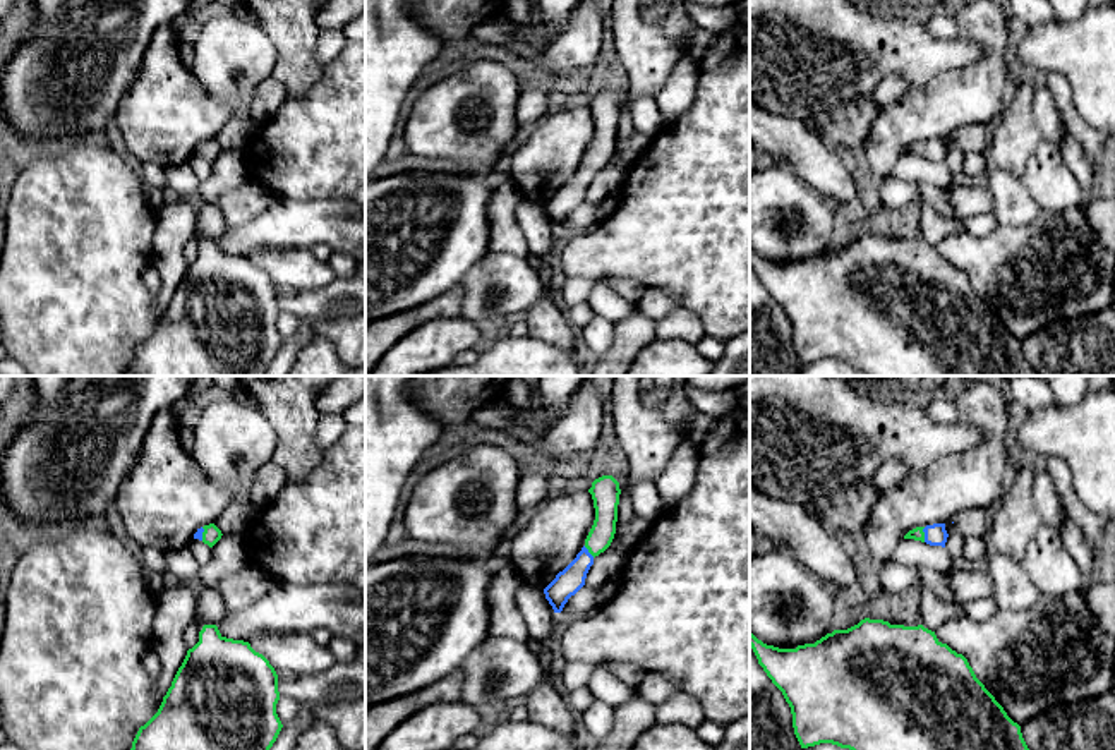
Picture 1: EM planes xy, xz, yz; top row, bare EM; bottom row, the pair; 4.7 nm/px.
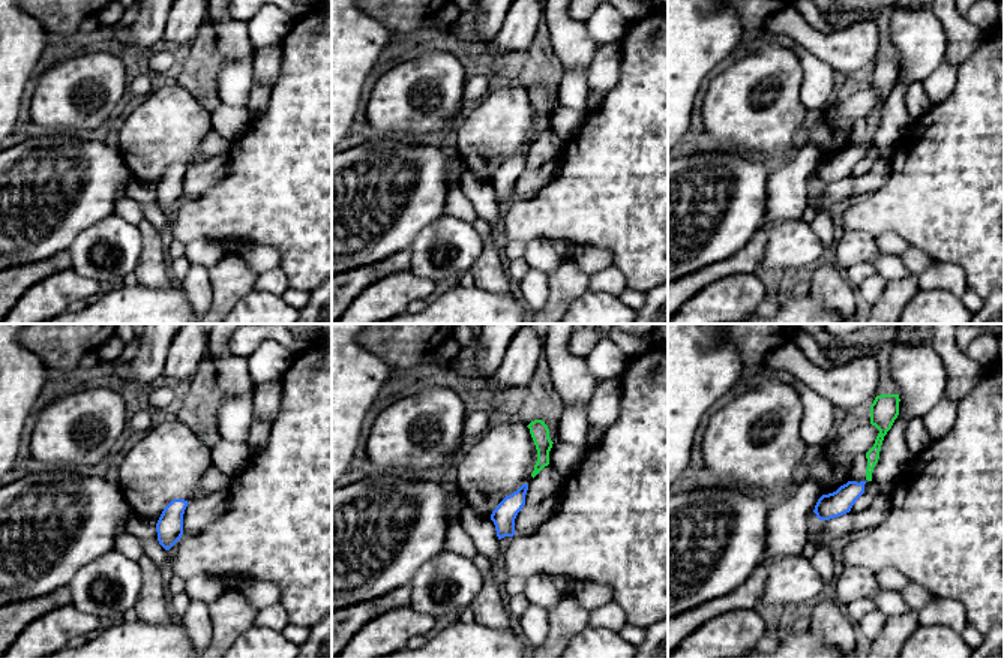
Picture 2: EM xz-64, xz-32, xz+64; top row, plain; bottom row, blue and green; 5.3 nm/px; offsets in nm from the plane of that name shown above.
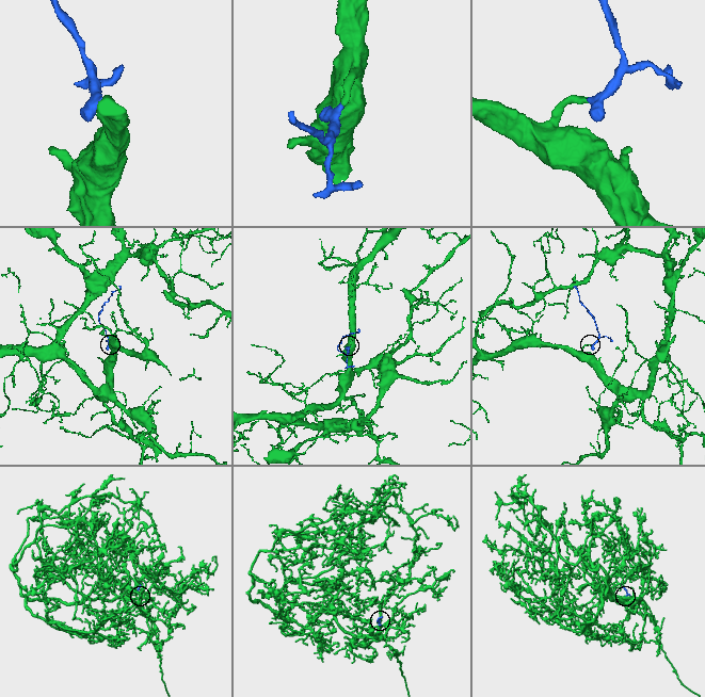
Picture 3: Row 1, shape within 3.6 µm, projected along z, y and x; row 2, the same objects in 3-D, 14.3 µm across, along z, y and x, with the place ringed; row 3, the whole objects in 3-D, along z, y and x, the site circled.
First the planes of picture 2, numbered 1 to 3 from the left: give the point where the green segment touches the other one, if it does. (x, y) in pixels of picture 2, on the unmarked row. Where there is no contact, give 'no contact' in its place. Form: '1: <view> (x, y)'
1: no contact
2: no contact
3: no contact

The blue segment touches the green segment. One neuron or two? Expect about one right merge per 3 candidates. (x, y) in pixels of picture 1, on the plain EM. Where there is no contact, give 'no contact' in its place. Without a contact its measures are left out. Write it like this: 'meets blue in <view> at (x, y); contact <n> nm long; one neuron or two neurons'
meets blue in yz at (925, 150); contact 70 nm long; one neuron

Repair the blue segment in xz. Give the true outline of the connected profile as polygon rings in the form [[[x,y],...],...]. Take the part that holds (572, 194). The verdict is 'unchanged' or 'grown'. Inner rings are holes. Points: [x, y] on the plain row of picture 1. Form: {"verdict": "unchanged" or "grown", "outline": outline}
{"verdict": "grown", "outline": [[[602,91],[592,98],[588,108],[594,115],[595,136],[585,154],[585,161],[544,204],[545,215],[552,221],[554,228],[561,228],[568,215],[585,201],[594,173],[611,161],[616,149],[621,110],[619,98],[612,91]]]}

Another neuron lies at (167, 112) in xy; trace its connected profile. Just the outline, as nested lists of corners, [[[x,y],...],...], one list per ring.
[[[163,24],[154,31],[137,77],[122,96],[115,117],[130,154],[141,163],[154,163],[163,170],[189,163],[194,149],[201,142],[214,139],[235,115],[232,106],[214,100],[194,72],[184,65],[178,48],[180,41],[172,24]]]

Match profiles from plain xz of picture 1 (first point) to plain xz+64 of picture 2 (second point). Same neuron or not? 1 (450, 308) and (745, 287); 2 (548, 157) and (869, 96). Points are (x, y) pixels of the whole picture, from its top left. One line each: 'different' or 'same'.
1: different
2: same

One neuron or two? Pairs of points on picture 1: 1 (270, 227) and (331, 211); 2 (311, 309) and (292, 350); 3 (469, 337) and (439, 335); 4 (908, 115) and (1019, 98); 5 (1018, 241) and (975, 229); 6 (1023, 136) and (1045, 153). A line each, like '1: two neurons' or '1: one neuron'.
1: one neuron
2: two neurons
3: one neuron
4: two neurons
5: two neurons
6: two neurons

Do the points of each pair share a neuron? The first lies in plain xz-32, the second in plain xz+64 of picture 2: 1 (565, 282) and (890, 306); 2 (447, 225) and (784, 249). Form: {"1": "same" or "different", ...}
{"1": "same", "2": "same"}

